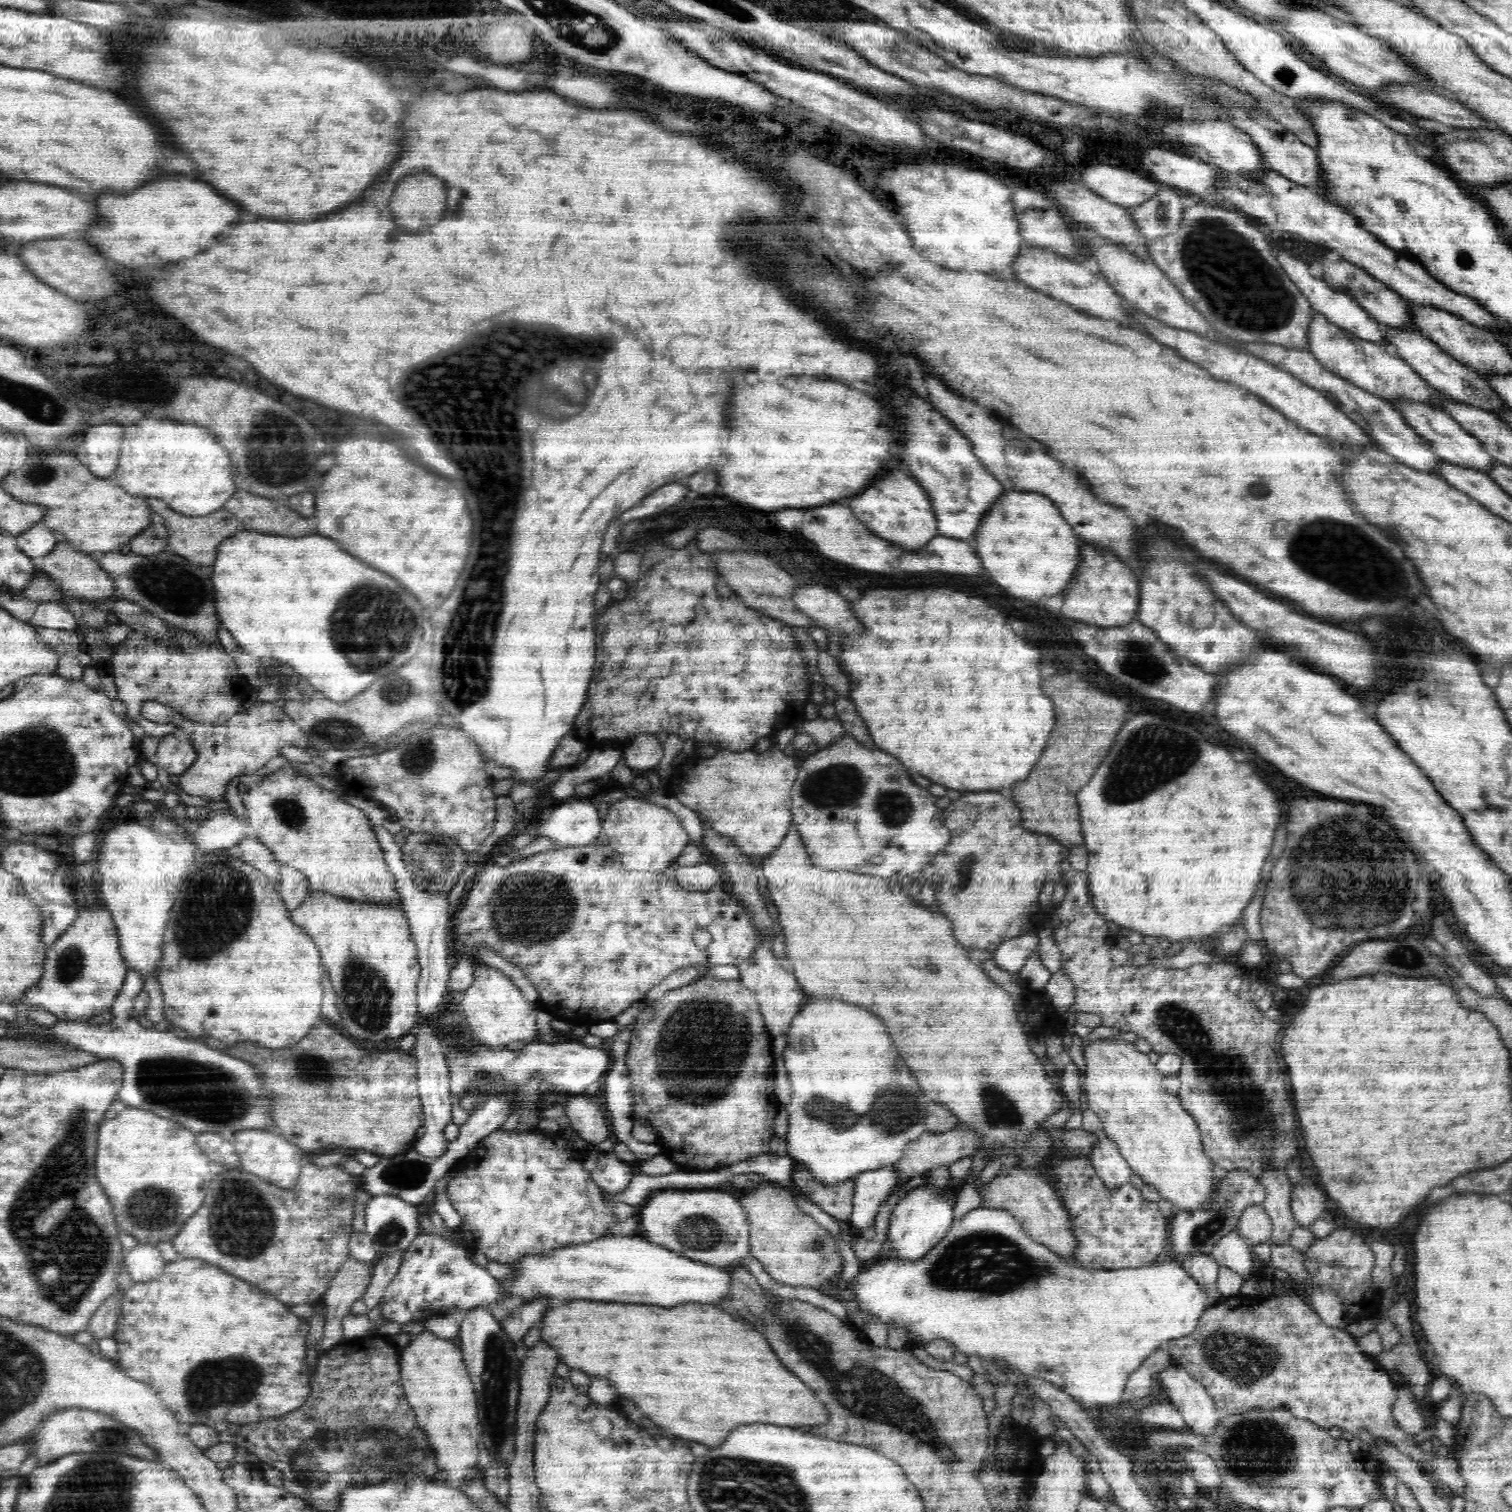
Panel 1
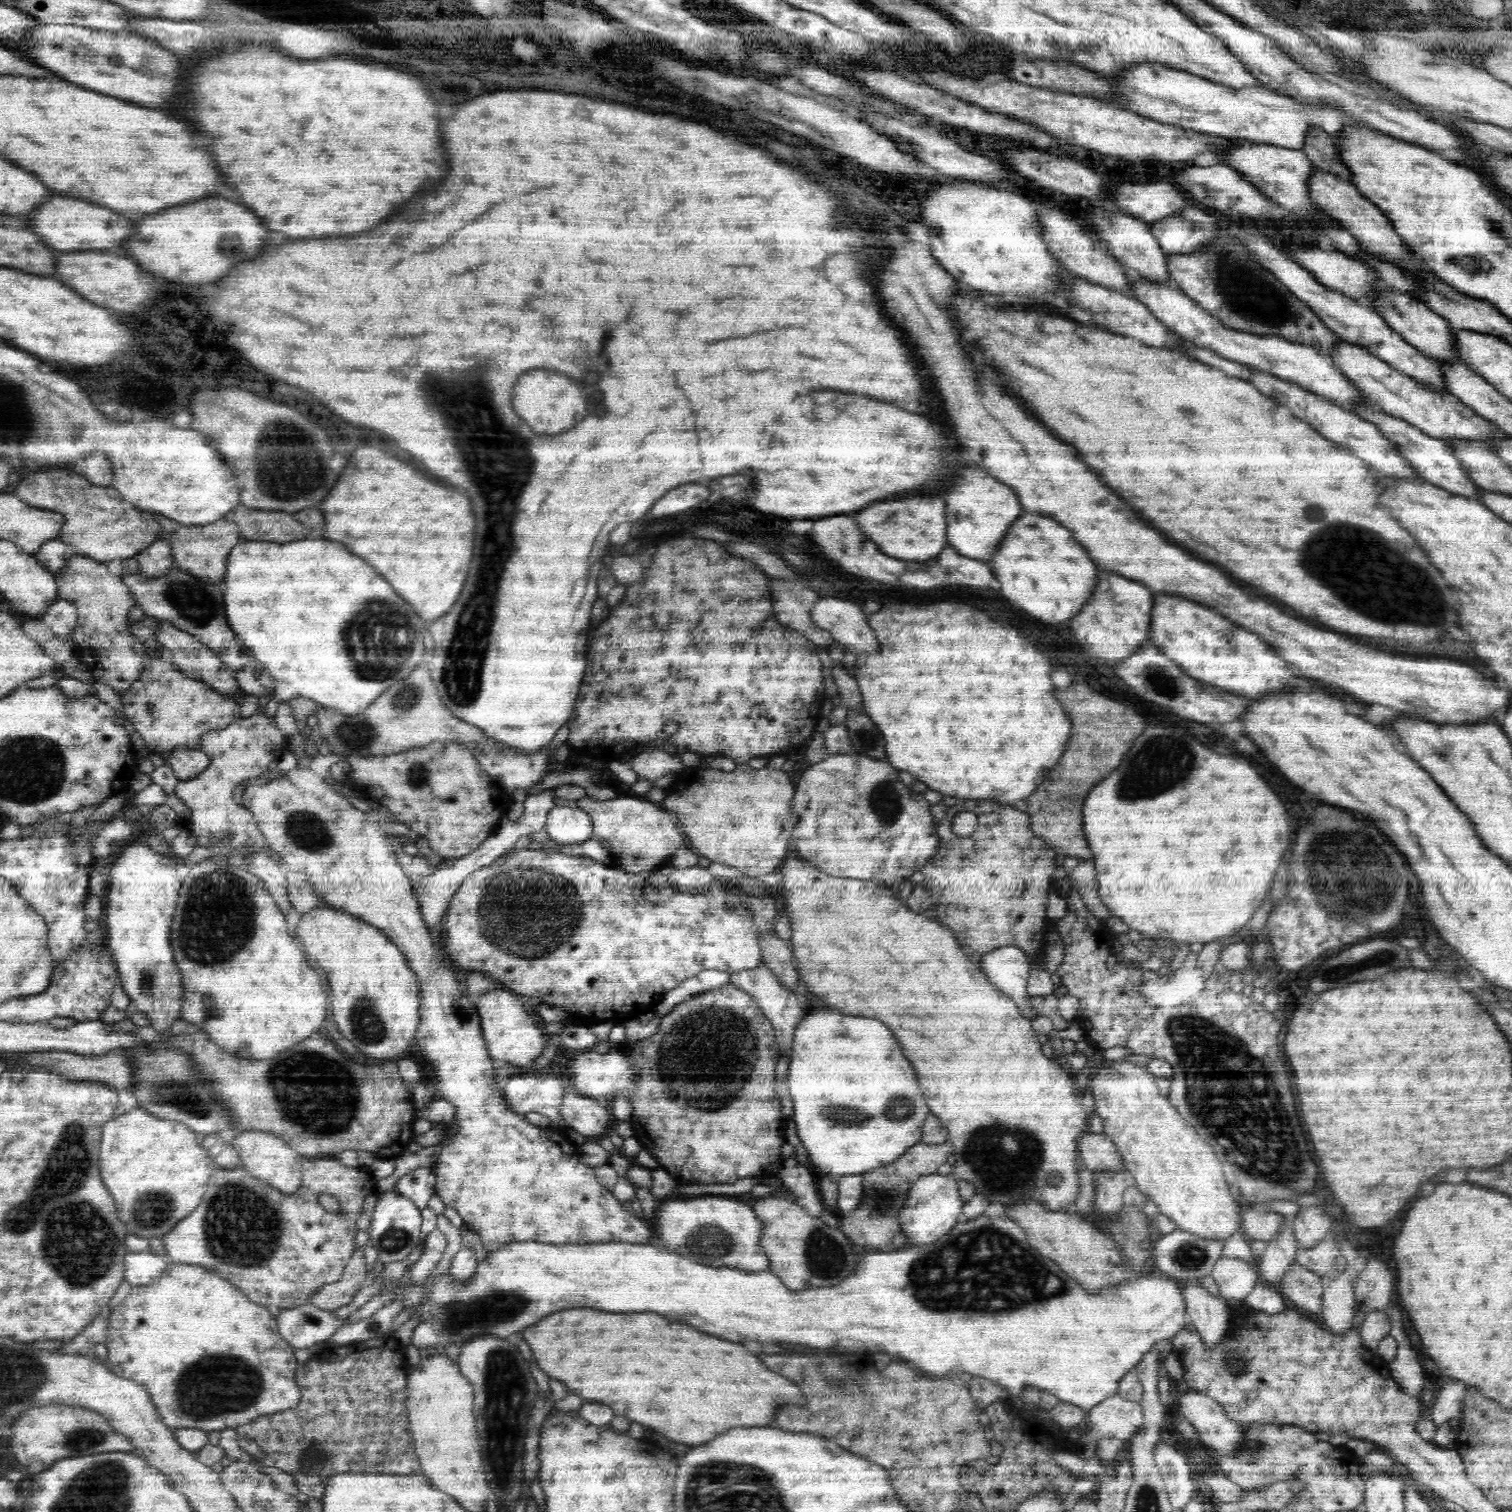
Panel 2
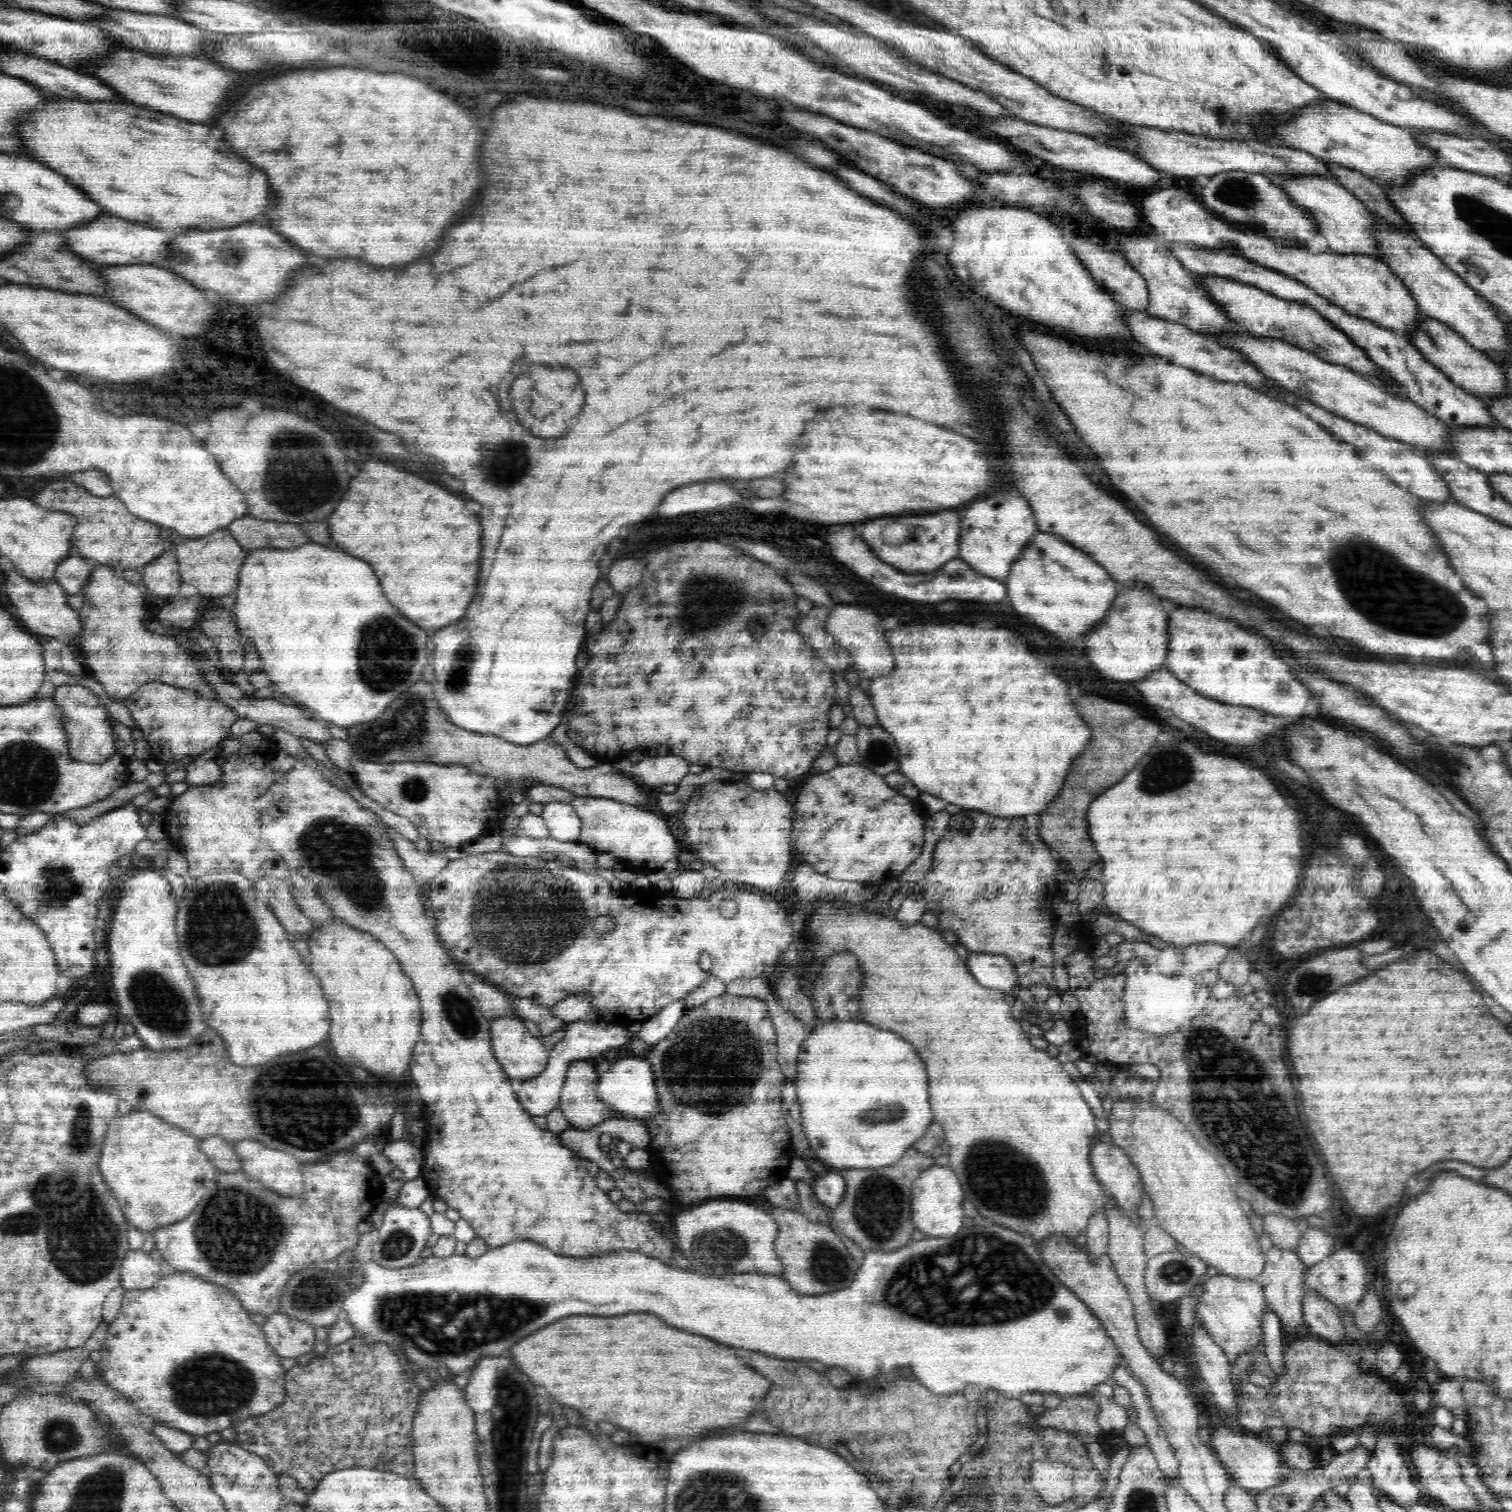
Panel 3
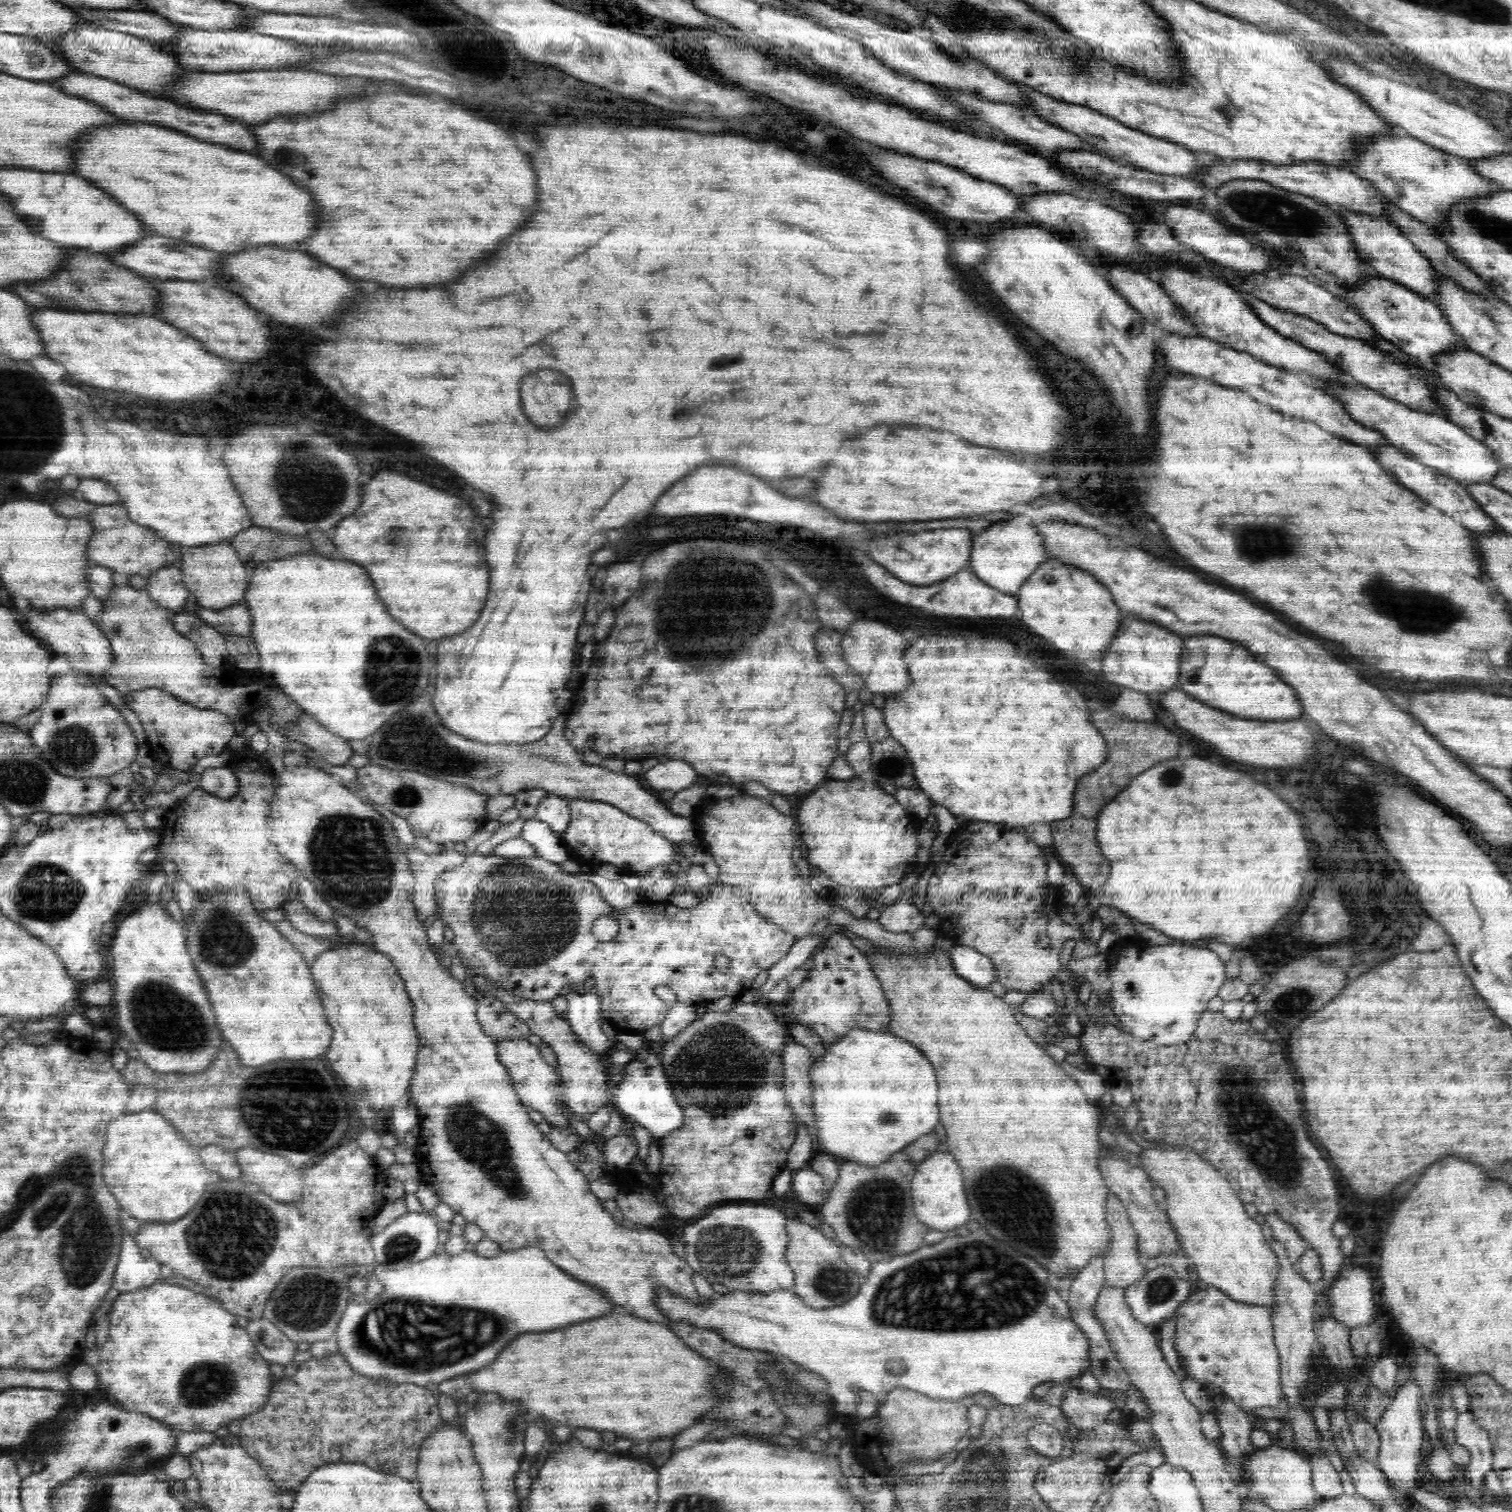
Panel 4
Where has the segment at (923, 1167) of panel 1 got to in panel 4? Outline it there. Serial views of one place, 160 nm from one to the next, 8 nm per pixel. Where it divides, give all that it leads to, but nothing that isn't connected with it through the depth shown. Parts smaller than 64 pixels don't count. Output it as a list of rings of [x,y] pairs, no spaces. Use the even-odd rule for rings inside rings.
[[[898,1151],[877,1165],[840,1162],[838,1178],[831,1184],[829,1197],[819,1212],[821,1221],[834,1229],[839,1244],[863,1252],[871,1263],[918,1250],[929,1229],[916,1218],[913,1209],[911,1180],[917,1164]]]

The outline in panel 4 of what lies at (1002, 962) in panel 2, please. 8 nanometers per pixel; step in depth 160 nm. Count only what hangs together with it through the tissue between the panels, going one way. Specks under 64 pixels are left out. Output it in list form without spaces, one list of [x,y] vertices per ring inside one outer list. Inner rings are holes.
[[[954,944],[949,958],[955,973],[978,988],[989,988],[996,981],[996,966],[992,960],[973,948]]]

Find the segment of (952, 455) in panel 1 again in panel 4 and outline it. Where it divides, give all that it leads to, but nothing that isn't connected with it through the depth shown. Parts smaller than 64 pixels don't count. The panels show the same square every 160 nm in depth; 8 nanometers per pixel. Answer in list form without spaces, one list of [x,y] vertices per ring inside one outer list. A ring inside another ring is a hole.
[[[1026,514],[1010,516],[1010,520],[996,524],[988,532],[980,532],[972,542],[970,569],[992,588],[1004,594],[1017,595],[1020,586],[1045,562],[1047,552],[1043,545],[1042,535],[1036,530],[1032,518]]]

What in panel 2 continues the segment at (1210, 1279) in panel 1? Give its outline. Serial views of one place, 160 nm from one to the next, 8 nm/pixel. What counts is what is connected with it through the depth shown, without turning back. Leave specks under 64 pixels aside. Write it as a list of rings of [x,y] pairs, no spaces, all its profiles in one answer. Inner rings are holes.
[[[1197,1280],[1183,1284],[1186,1322],[1198,1331],[1205,1348],[1216,1348],[1226,1338],[1232,1315],[1224,1301],[1212,1295]]]

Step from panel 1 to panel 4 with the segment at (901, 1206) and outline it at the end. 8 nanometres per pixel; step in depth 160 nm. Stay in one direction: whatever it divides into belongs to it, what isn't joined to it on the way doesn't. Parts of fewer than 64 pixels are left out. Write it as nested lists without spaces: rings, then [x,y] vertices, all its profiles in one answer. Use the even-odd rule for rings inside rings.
[[[936,1151],[919,1164],[911,1180],[911,1197],[916,1218],[936,1230],[947,1232],[967,1225],[971,1212],[964,1188],[964,1174],[954,1155]]]

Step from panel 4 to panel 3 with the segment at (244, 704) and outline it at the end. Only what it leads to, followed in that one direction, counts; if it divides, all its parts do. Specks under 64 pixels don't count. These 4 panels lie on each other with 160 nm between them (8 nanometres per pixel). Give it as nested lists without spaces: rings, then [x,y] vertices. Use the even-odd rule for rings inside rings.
[[[95,564],[81,594],[84,595],[84,606],[78,610],[78,619],[82,621],[79,650],[89,675],[102,684],[110,699],[123,701],[146,682],[157,680],[198,693],[206,700],[217,700],[215,689],[202,677],[202,669],[192,653],[178,645],[174,637],[146,629],[144,621],[153,614],[148,612],[144,591],[138,584],[116,577],[110,565]]]

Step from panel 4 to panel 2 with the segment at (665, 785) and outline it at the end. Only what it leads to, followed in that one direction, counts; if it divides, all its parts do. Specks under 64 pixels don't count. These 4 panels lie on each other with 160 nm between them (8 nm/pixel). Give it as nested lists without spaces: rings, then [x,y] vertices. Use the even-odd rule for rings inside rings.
[[[646,750],[632,760],[632,768],[638,772],[640,779],[656,780],[670,773],[678,775],[685,767],[676,756],[670,756],[662,750]]]

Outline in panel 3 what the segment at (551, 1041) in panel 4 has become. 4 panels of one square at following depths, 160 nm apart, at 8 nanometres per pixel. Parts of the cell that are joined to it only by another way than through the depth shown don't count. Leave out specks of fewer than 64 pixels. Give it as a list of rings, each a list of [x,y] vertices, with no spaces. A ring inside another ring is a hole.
[[[579,1060],[568,1065],[558,1107],[570,1126],[588,1130],[614,1116],[612,1107],[596,1091],[598,1076],[592,1061]]]

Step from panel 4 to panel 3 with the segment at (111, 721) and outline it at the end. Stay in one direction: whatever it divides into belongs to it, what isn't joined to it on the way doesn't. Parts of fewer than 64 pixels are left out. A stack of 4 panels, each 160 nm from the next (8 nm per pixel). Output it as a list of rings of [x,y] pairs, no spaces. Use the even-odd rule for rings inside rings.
[[[67,684],[56,687],[52,701],[61,710],[63,730],[69,740],[69,757],[78,762],[104,764],[122,746],[118,735],[106,716],[106,707],[93,694],[92,690],[80,684]]]

